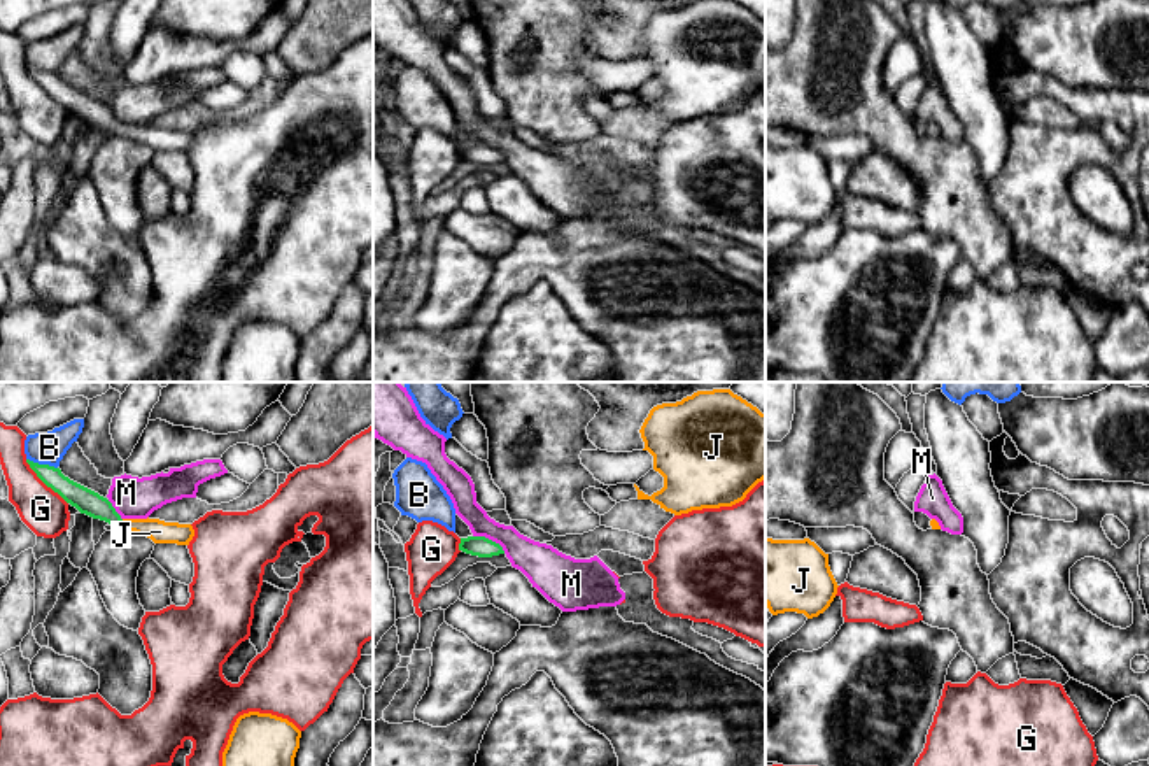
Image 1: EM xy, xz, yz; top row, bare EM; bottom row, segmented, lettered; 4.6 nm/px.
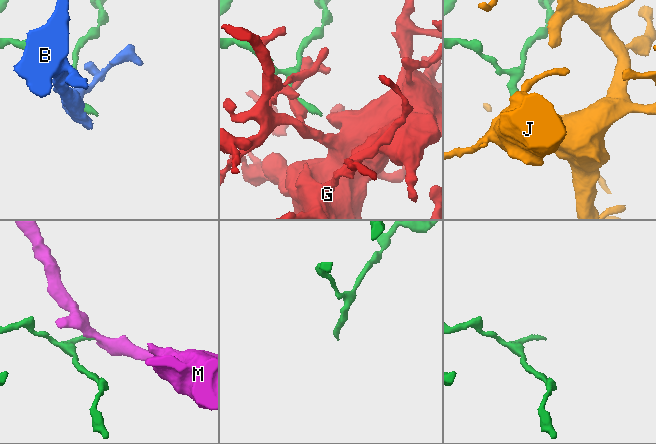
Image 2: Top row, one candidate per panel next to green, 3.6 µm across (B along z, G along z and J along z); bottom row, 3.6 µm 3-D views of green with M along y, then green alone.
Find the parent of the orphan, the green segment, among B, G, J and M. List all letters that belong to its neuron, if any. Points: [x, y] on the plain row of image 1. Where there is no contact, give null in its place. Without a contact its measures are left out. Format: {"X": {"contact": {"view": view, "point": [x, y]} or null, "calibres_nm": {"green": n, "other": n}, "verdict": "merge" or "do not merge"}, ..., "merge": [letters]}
{"B": {"contact": {"view": "xy", "point": [42, 72]}, "calibres_nm": {"green": 110, "other": 150}, "verdict": "do not merge"}, "G": {"contact": {"view": "xy", "point": [44, 90]}, "calibres_nm": {"green": 120, "other": 200}, "verdict": "do not merge"}, "J": {"contact": {"view": "xy", "point": [121, 130]}, "calibres_nm": {"green": 120, "other": 110}, "verdict": "merge"}, "M": {"contact": {"view": "xz", "point": [491, 148]}, "calibres_nm": {"green": 100, "other": 180}, "verdict": "do not merge"}, "merge": ["J"]}

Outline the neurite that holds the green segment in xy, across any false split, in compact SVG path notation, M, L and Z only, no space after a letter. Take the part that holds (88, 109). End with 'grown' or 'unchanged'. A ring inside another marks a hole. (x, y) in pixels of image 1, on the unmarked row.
M26 67L37 84L58 100L67 110L81 121L109 130L114 137L128 137L151 145L154 151L189 152L194 144L191 131L165 130L159 126L123 126L112 110L98 100L70 88L60 75L39 72Z | grown

